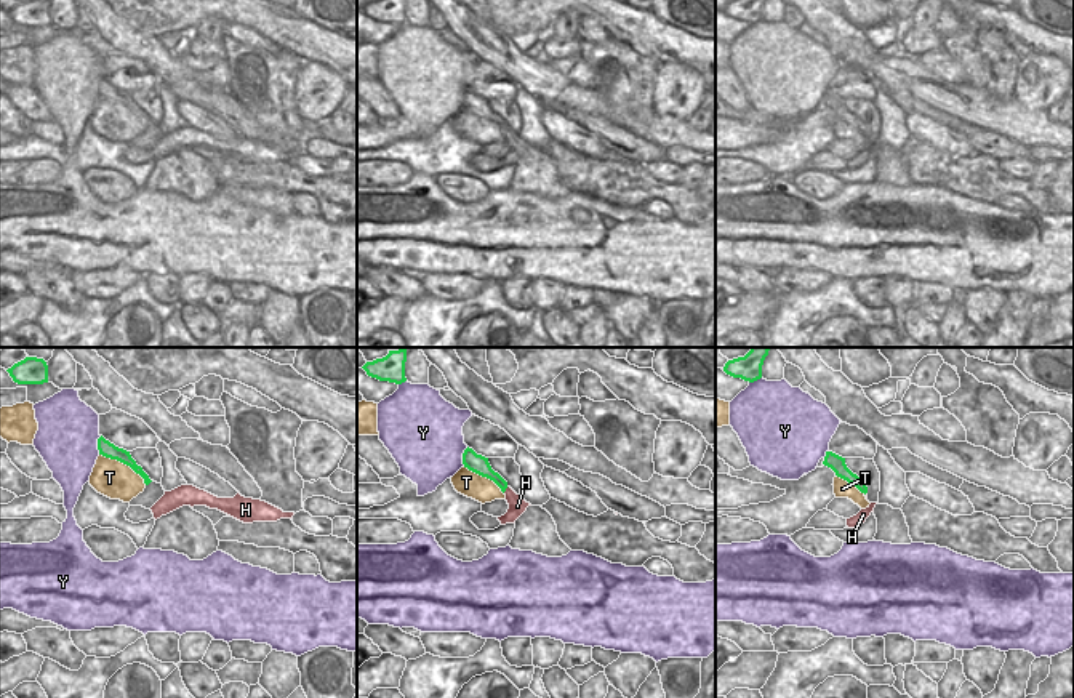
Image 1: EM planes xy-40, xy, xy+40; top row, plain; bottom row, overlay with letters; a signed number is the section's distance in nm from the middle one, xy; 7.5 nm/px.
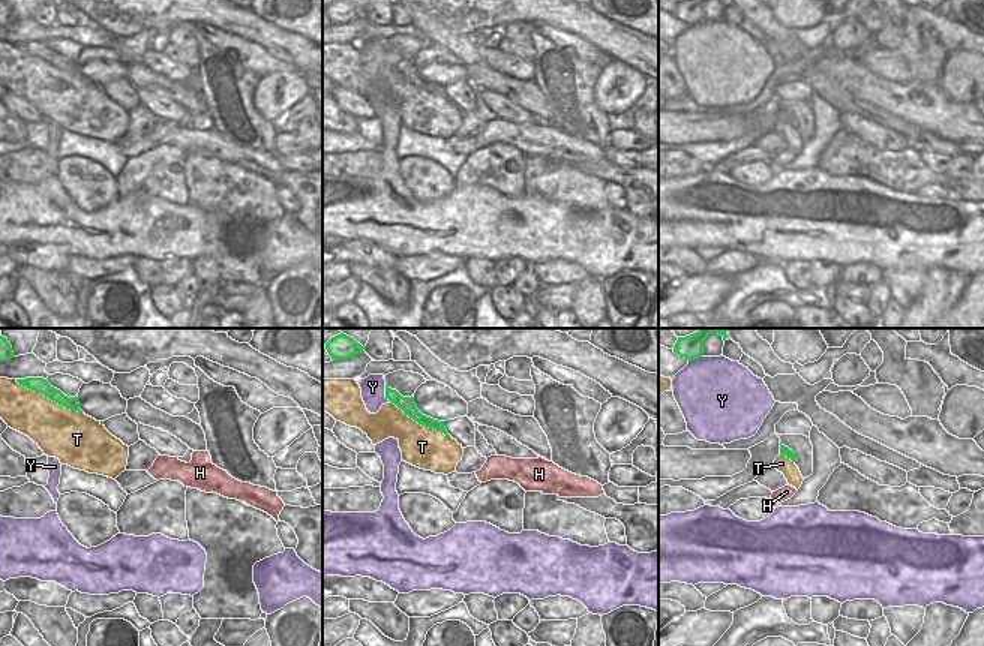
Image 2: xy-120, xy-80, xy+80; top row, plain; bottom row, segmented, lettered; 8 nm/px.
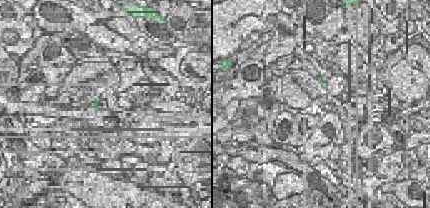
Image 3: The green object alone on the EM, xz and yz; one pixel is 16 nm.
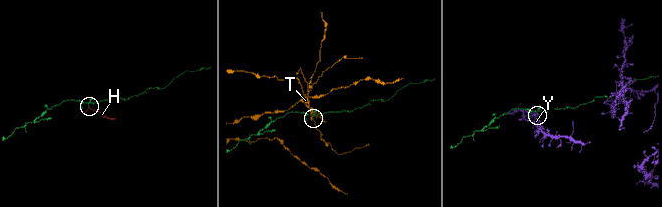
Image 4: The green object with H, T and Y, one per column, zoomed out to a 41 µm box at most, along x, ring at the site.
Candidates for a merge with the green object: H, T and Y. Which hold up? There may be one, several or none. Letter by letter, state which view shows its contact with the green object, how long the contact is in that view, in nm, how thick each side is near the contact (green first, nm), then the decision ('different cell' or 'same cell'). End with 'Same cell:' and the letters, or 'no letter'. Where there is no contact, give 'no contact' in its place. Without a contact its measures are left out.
H: contact in xy; length 60 nm; calibres 120 and 140 nm; different cell
T: contact in xy-40; length 420 nm; calibres 120 and 280 nm; different cell
Y: contact in xy-40; length 150 nm; calibres 120 and 460 nm; different cell
Same cell: no letter

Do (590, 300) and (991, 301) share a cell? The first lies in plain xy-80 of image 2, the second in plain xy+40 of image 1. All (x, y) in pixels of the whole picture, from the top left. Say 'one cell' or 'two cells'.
one cell

